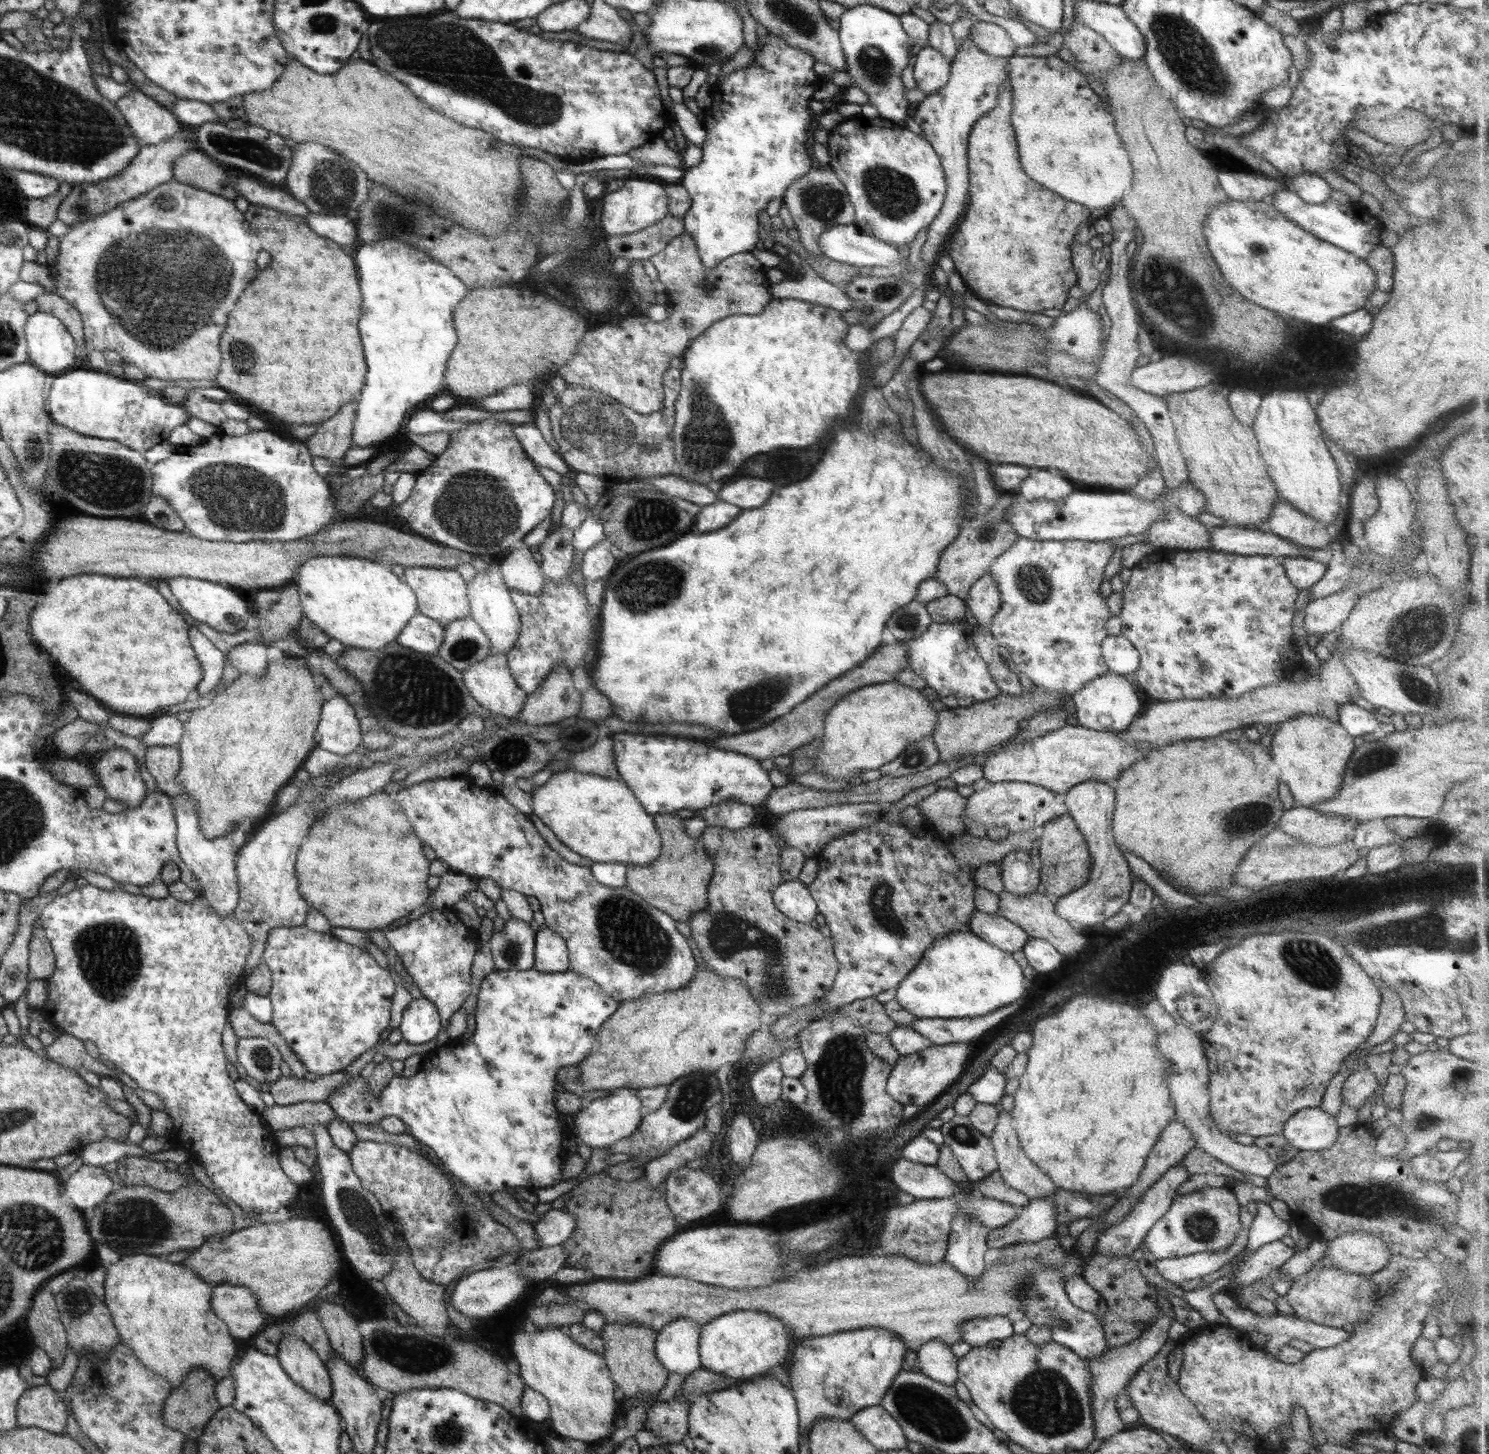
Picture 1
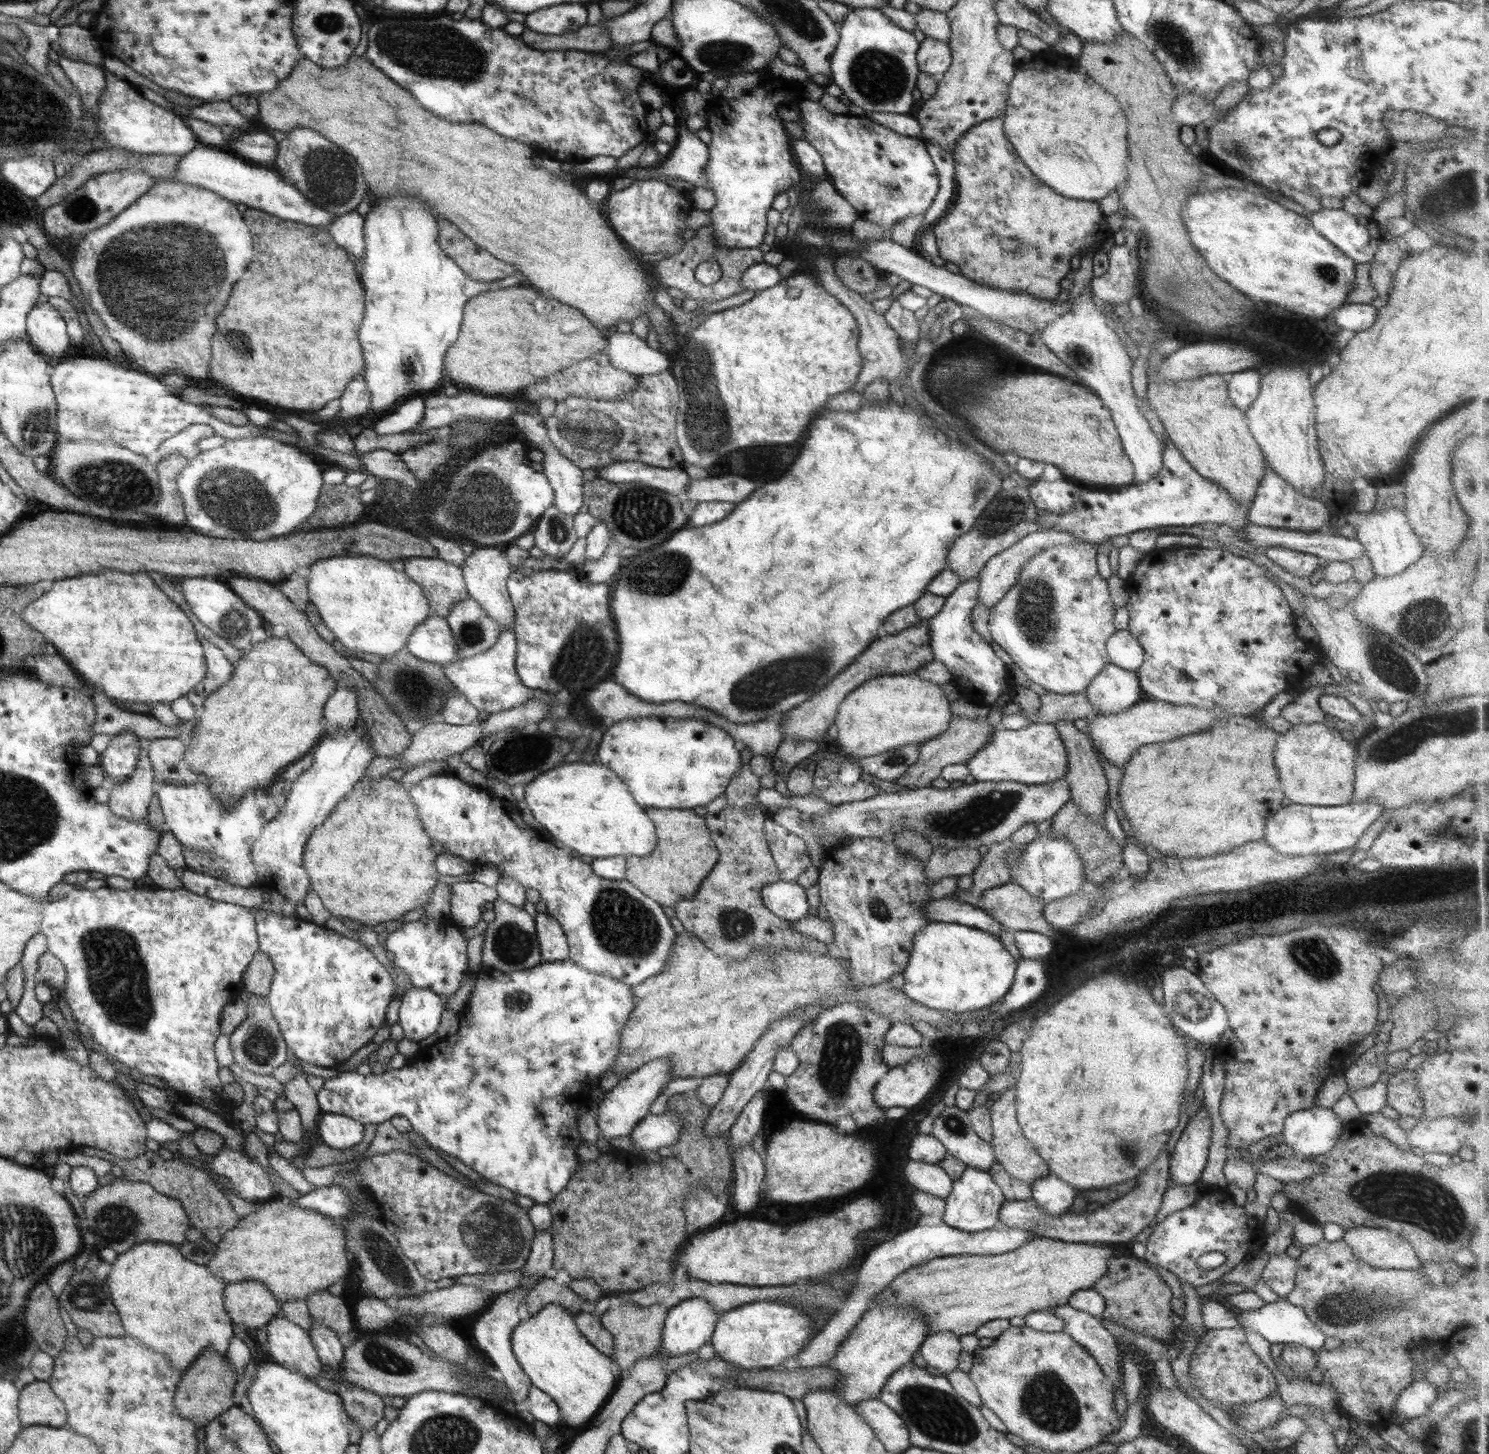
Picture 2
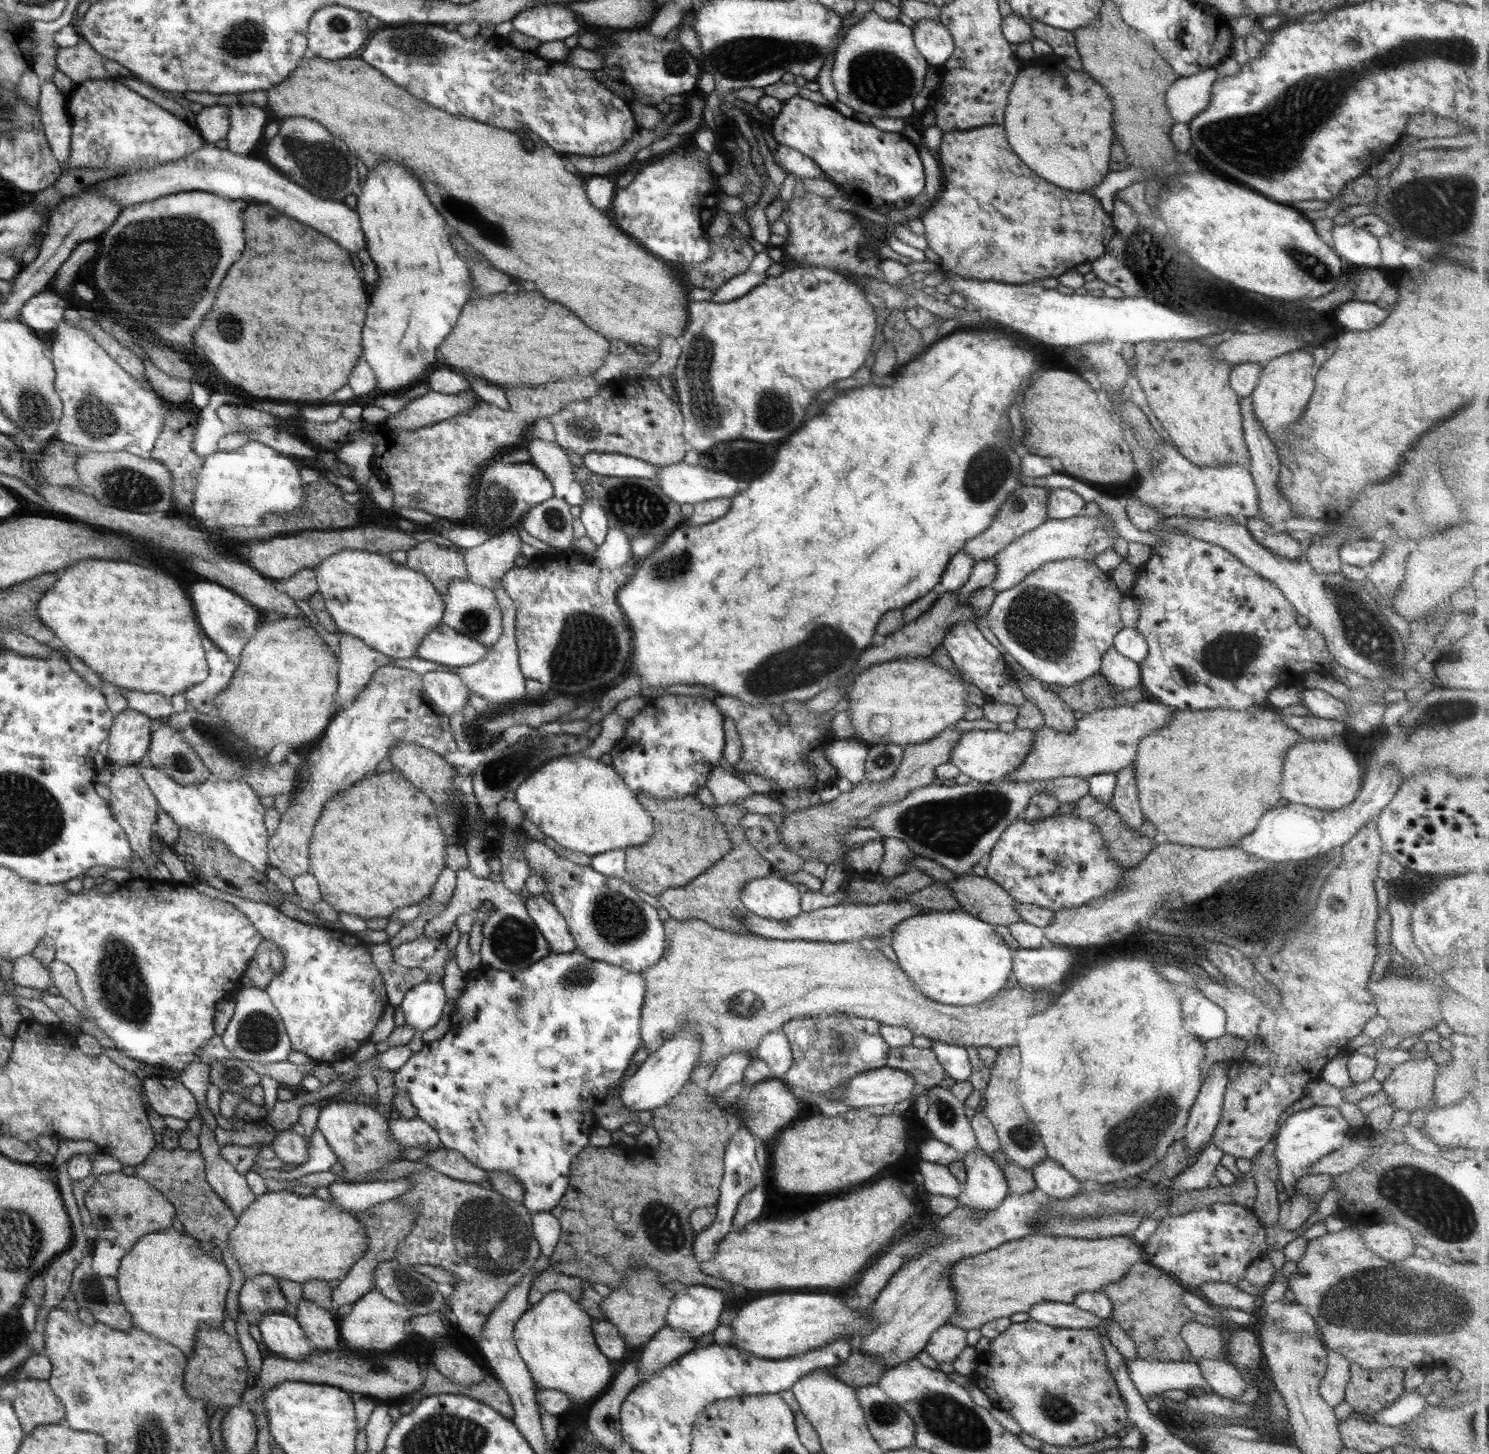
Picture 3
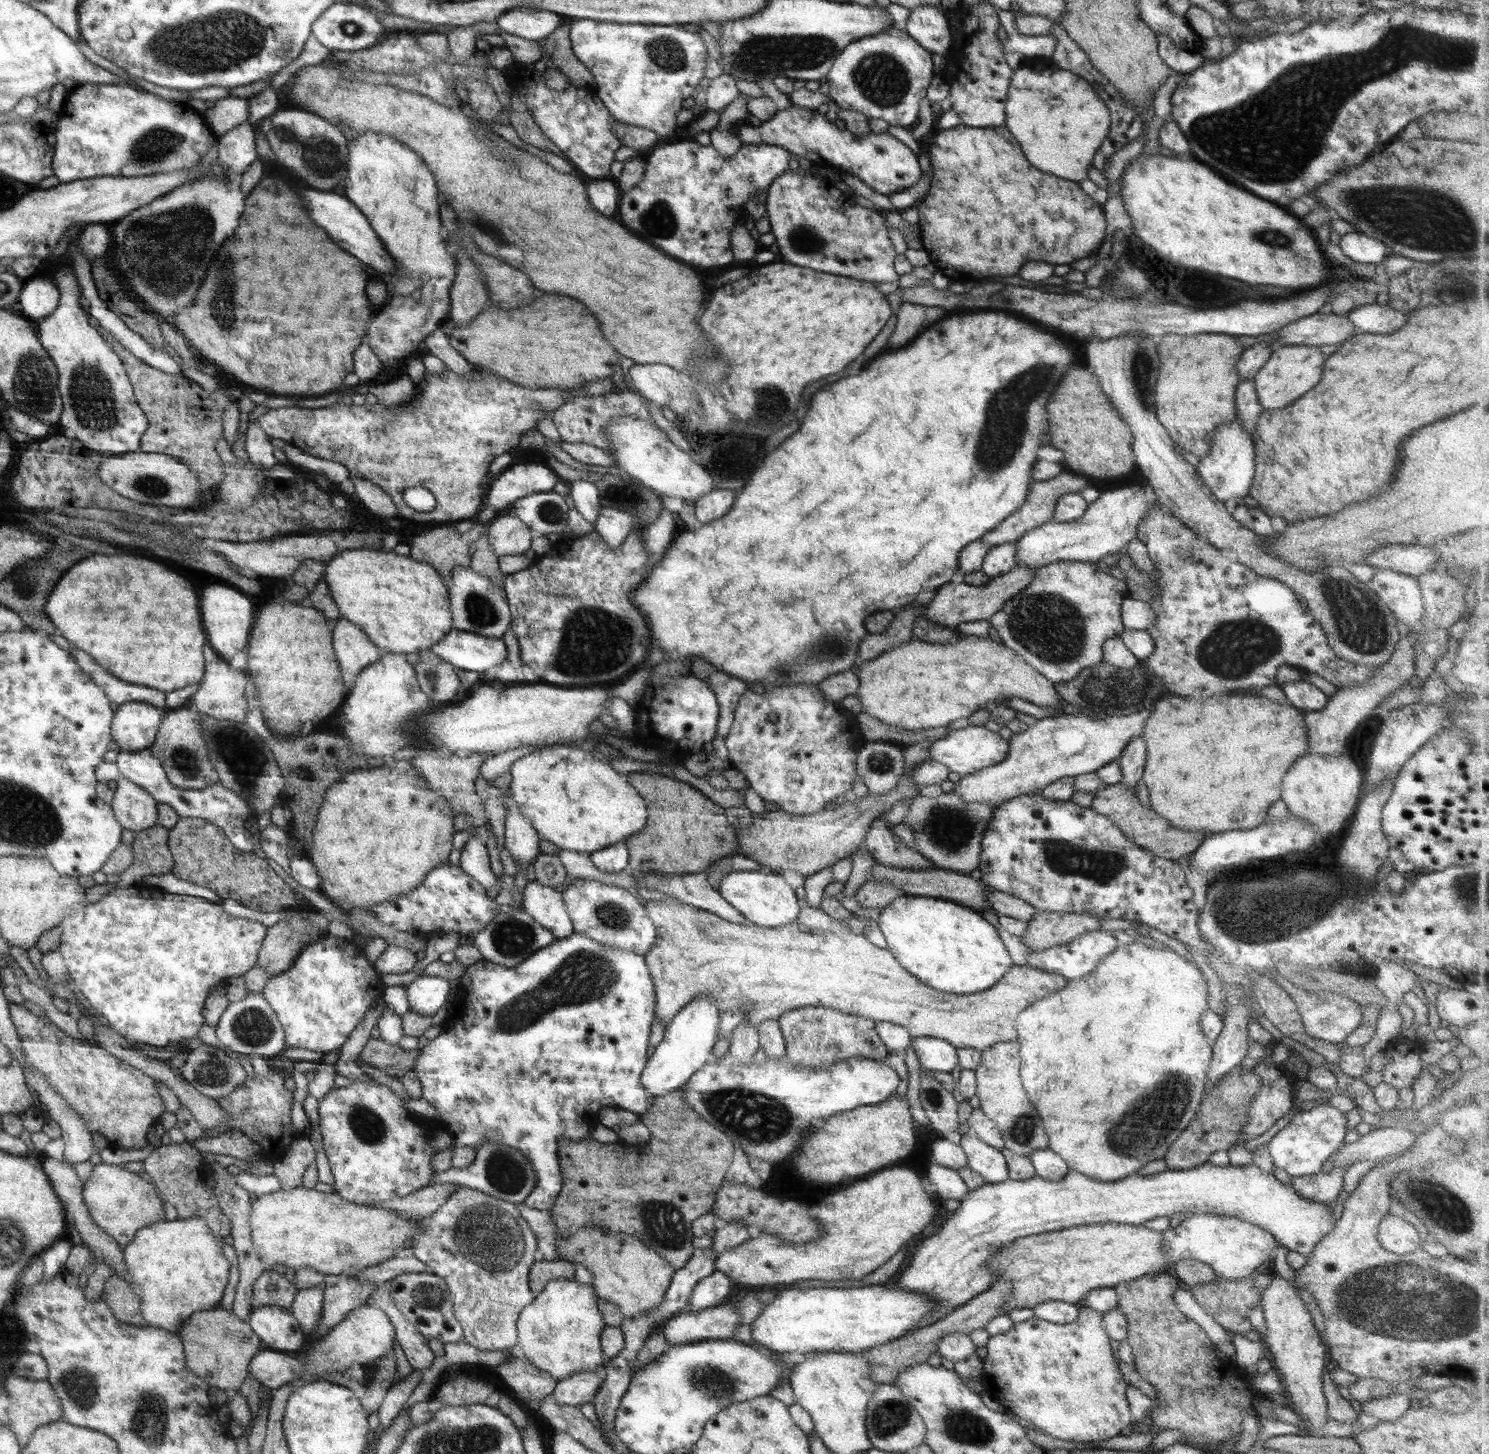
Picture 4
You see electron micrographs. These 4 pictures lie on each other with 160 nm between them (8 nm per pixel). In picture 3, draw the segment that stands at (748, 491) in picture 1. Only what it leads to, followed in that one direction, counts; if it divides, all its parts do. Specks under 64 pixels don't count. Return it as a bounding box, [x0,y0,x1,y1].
[657,462,738,504]

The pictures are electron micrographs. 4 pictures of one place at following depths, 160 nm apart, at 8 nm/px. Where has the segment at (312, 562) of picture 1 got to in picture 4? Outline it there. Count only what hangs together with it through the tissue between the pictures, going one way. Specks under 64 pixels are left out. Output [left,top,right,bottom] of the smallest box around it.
[323,550,453,657]

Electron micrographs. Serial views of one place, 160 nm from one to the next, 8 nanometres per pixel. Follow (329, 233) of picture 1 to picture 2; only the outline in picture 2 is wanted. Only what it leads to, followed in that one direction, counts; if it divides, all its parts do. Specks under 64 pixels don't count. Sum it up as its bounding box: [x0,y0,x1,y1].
[328,209,365,260]

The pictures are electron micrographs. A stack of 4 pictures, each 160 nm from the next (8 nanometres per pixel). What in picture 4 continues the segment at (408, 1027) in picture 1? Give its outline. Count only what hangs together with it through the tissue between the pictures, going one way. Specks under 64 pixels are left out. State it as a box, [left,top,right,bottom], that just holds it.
[407,974,451,1016]

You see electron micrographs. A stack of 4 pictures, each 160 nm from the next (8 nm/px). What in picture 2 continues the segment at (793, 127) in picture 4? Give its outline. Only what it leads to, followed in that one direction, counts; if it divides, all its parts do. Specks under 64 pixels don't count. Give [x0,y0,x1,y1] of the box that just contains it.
[795,99,939,238]

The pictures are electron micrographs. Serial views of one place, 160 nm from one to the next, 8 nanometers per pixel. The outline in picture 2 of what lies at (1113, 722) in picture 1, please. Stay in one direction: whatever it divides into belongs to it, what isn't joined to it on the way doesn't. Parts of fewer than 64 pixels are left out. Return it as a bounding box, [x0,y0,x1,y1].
[1085,662,1142,715]

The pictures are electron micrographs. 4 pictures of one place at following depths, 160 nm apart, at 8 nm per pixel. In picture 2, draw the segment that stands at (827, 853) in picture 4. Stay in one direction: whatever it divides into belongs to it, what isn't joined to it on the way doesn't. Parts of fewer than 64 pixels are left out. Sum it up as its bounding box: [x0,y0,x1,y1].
[895,716,998,789]

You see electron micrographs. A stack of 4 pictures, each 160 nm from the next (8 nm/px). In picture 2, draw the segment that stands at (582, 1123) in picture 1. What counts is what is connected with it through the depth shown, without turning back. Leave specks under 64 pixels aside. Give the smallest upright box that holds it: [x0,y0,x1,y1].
[597,1059,673,1140]

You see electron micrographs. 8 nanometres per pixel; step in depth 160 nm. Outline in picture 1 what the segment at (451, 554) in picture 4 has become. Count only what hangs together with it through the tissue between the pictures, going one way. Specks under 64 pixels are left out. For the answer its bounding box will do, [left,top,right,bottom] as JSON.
[404,567,472,625]

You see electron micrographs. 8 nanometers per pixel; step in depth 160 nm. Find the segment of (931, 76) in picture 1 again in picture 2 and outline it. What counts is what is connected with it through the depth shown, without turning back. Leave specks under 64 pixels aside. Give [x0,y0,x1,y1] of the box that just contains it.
[916,37,952,78]

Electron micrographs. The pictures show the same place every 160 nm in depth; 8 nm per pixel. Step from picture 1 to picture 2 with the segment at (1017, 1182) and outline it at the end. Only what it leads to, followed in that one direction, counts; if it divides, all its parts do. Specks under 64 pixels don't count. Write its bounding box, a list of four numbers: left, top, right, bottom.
[989,1086,1050,1184]

